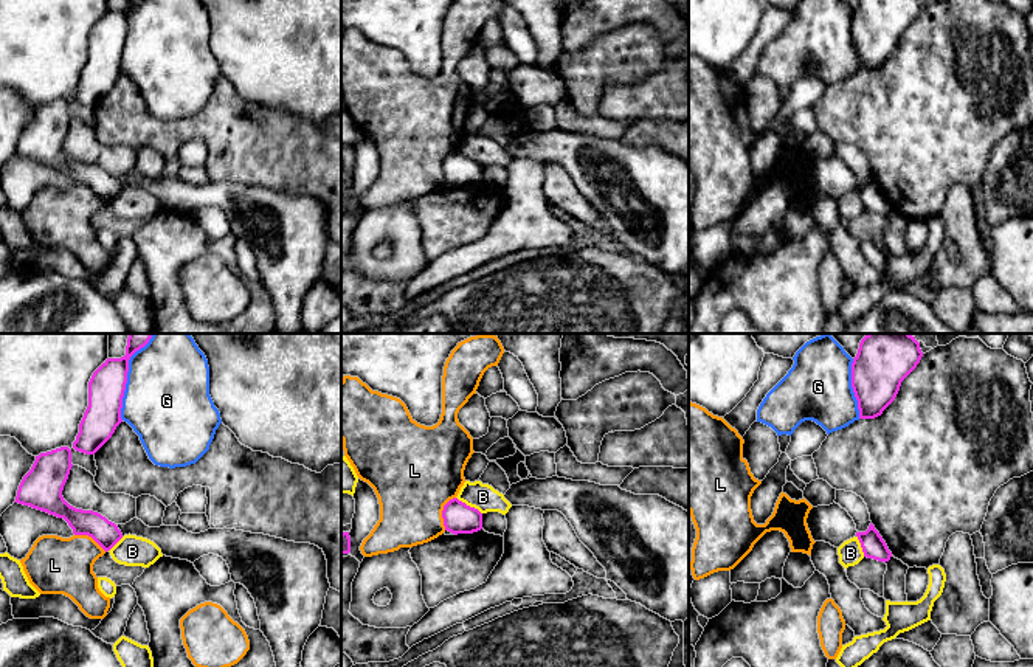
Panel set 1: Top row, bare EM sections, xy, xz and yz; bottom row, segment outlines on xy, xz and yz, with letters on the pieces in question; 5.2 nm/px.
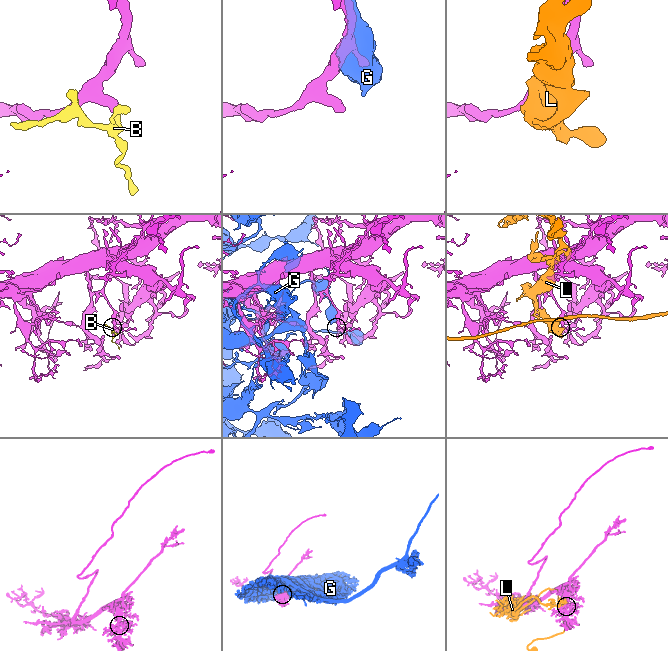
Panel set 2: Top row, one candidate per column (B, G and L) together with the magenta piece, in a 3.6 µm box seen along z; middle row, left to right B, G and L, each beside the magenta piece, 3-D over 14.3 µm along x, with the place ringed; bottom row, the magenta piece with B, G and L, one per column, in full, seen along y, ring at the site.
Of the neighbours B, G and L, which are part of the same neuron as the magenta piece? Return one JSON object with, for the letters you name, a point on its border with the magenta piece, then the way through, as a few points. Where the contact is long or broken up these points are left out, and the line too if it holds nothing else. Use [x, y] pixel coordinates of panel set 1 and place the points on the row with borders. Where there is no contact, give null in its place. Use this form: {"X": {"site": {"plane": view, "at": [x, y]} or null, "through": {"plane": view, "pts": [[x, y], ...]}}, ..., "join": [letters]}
{"join": []}

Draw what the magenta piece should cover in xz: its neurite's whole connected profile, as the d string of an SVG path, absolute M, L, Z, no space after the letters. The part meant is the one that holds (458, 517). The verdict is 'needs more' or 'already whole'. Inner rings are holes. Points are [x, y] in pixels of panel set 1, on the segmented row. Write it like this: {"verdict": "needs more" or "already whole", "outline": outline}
{"verdict": "already whole", "outline": "M450 499L442 510L445 530L458 534L473 534L482 529L482 513L459 501Z"}

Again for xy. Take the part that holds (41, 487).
{"verdict": "already whole", "outline": "M68 447L40 453L23 476L14 503L64 518L74 535L92 537L107 552L123 538L123 534L101 513L76 509L64 499L62 490L71 467Z"}

